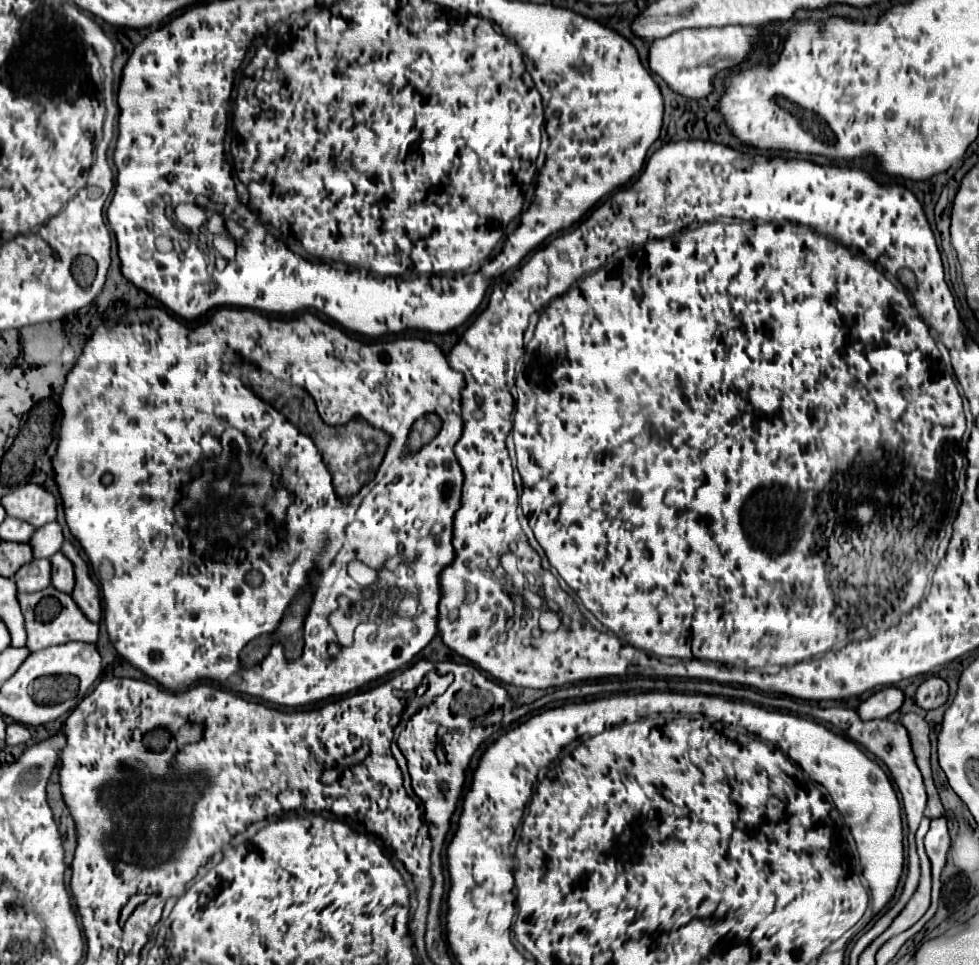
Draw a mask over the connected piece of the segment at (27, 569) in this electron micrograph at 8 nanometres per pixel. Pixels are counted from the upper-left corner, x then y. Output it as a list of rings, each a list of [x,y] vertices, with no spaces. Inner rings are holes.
[[[31,560],[15,574],[17,592],[39,592],[51,584],[49,560]]]

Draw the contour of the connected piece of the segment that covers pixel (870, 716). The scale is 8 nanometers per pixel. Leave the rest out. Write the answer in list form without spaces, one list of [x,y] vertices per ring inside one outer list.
[[[895,686],[883,688],[879,692],[875,692],[873,696],[869,696],[865,702],[859,704],[859,718],[863,720],[875,720],[875,718],[887,718],[891,714],[895,714],[901,704],[903,704],[903,692]]]

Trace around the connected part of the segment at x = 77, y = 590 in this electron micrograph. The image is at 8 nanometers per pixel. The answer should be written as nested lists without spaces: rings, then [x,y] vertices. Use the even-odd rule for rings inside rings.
[[[63,542],[61,552],[65,558],[71,560],[75,566],[75,588],[71,592],[71,598],[75,598],[79,610],[83,610],[85,618],[91,622],[101,620],[101,600],[99,600],[99,588],[97,584],[89,578],[89,568],[87,562],[79,556],[79,550],[71,542]]]

